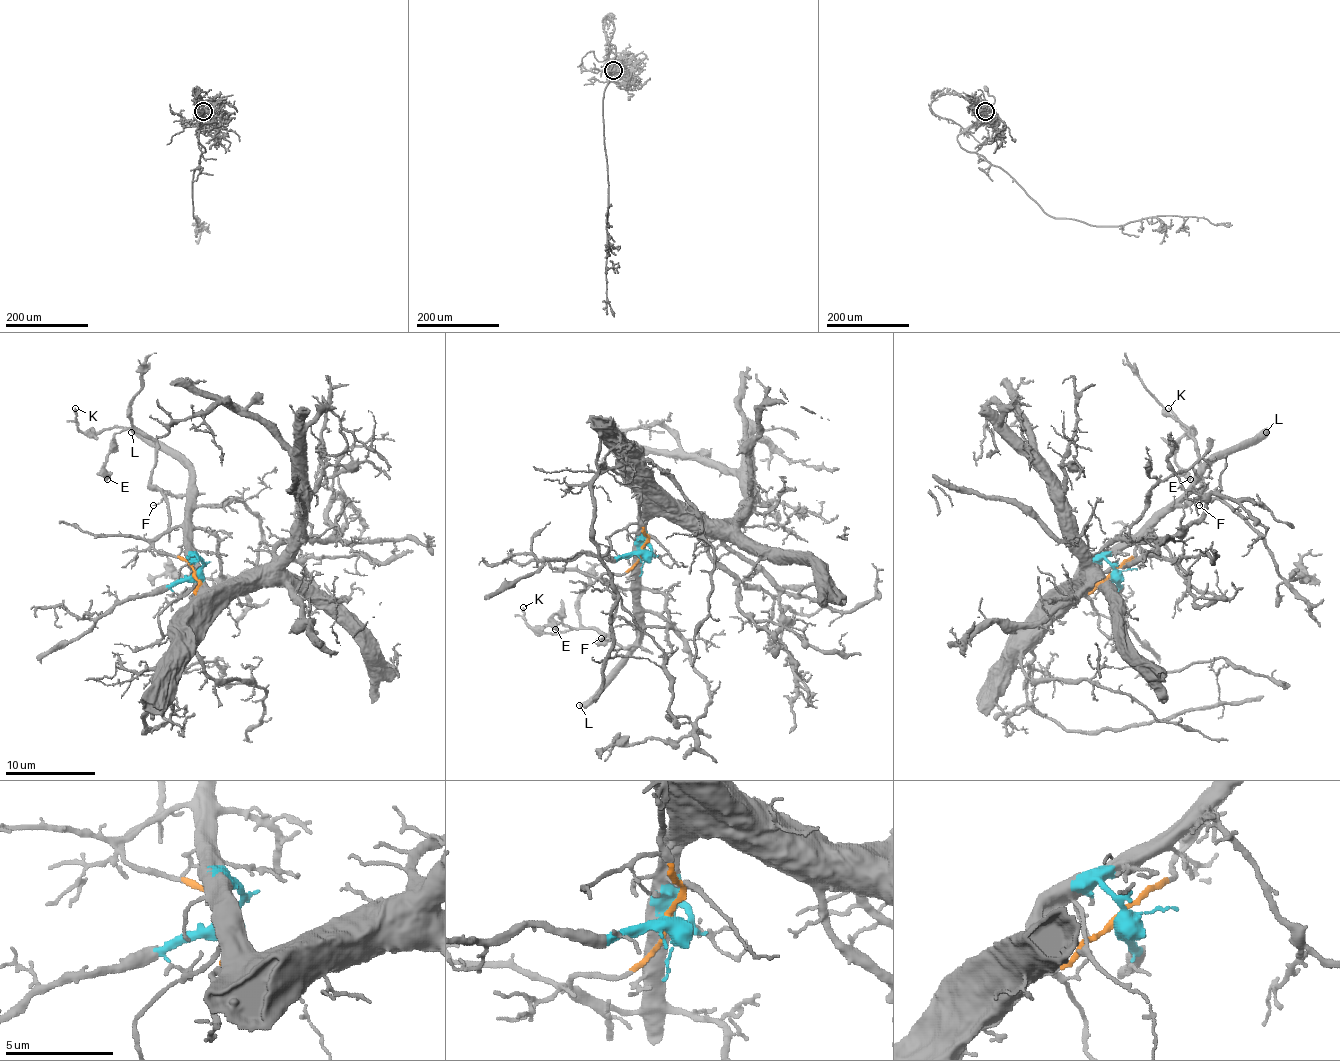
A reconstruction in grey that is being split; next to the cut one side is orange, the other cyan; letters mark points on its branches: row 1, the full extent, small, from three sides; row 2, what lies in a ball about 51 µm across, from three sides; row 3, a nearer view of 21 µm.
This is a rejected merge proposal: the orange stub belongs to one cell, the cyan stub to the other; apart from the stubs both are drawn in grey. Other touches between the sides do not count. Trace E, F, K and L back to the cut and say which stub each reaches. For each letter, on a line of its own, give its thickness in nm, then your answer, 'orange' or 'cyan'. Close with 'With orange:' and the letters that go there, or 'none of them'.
E: 460 nm thick; orange
F: 100 nm thick; cyan
K: 190 nm thick; orange
L: 500 nm thick; cyan
With orange: E, K

